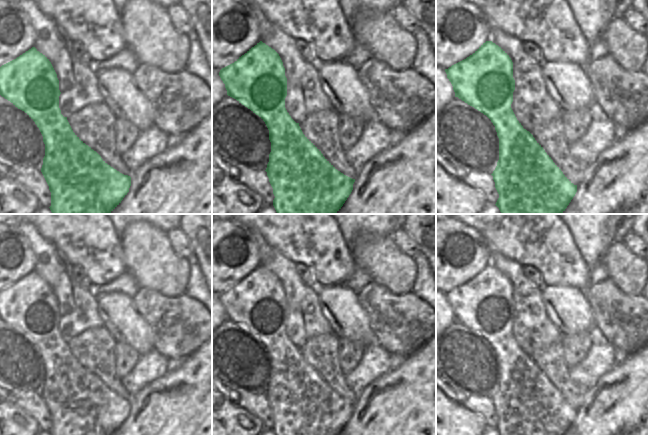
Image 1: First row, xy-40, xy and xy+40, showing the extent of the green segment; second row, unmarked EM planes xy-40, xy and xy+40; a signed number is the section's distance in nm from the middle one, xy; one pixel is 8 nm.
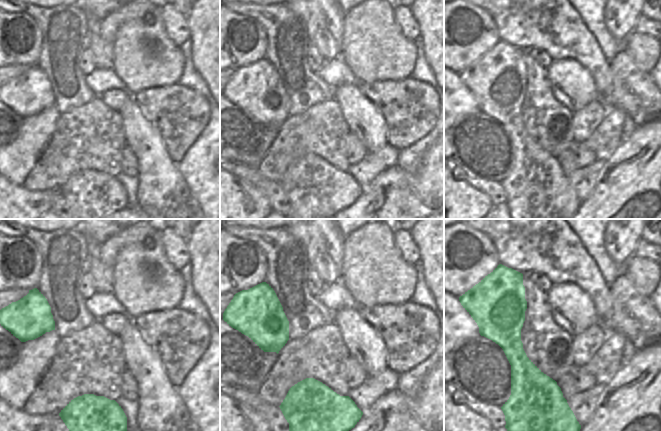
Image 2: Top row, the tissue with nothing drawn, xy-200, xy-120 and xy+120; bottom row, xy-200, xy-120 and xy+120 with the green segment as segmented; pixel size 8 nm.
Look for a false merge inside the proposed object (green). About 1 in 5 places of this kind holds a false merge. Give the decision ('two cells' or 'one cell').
one cell

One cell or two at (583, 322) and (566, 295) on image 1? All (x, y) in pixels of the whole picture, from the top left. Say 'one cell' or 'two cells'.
one cell

